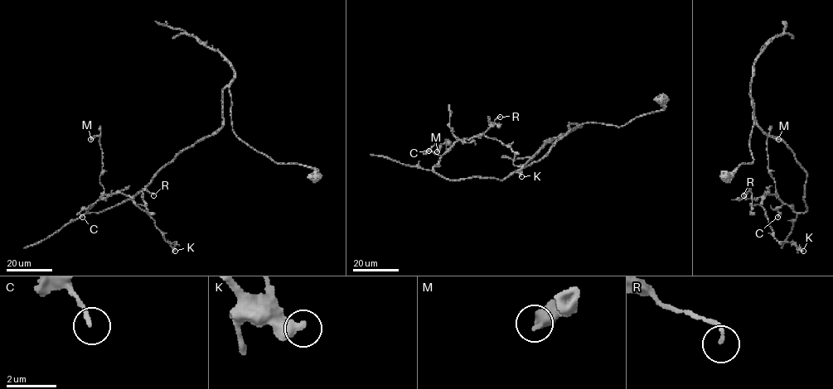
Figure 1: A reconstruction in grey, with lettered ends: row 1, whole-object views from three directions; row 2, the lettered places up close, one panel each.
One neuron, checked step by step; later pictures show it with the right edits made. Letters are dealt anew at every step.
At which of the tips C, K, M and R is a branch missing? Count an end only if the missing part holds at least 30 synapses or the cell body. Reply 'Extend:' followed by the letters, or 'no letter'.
Extend: no letter

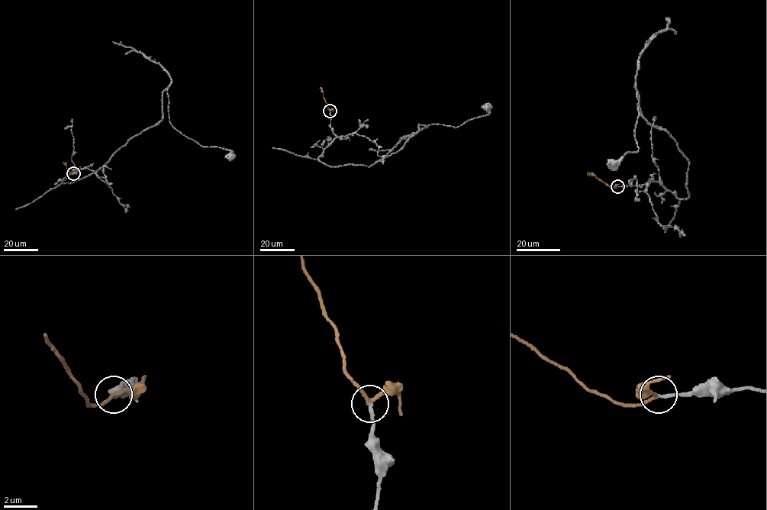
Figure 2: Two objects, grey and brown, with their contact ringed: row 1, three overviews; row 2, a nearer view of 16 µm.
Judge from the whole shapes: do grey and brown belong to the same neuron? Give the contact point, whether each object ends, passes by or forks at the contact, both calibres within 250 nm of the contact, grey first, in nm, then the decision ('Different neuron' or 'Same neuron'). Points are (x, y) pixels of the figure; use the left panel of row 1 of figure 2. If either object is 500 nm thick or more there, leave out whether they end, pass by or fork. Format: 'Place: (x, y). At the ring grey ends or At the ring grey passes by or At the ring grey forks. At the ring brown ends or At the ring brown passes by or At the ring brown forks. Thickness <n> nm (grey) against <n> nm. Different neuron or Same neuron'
Place: (73, 173). At the ring grey ends. At the ring brown passes by. Thickness 200 nm (grey) against 170 nm. Same neuron

